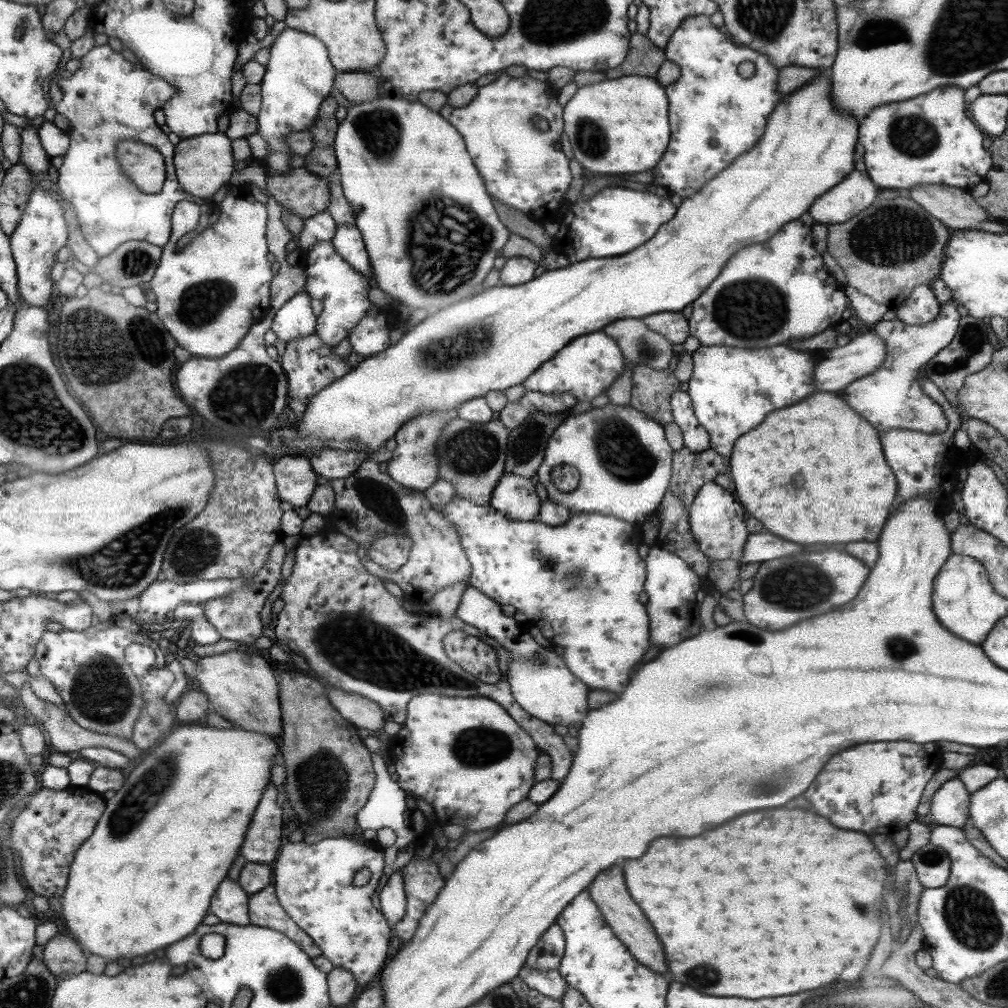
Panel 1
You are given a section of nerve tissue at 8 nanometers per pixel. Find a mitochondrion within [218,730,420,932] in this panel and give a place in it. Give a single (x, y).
(323, 772)

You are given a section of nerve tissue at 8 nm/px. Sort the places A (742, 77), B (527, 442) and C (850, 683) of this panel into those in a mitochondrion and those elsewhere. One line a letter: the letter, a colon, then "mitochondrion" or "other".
A: other
B: mitochondrion
C: other

